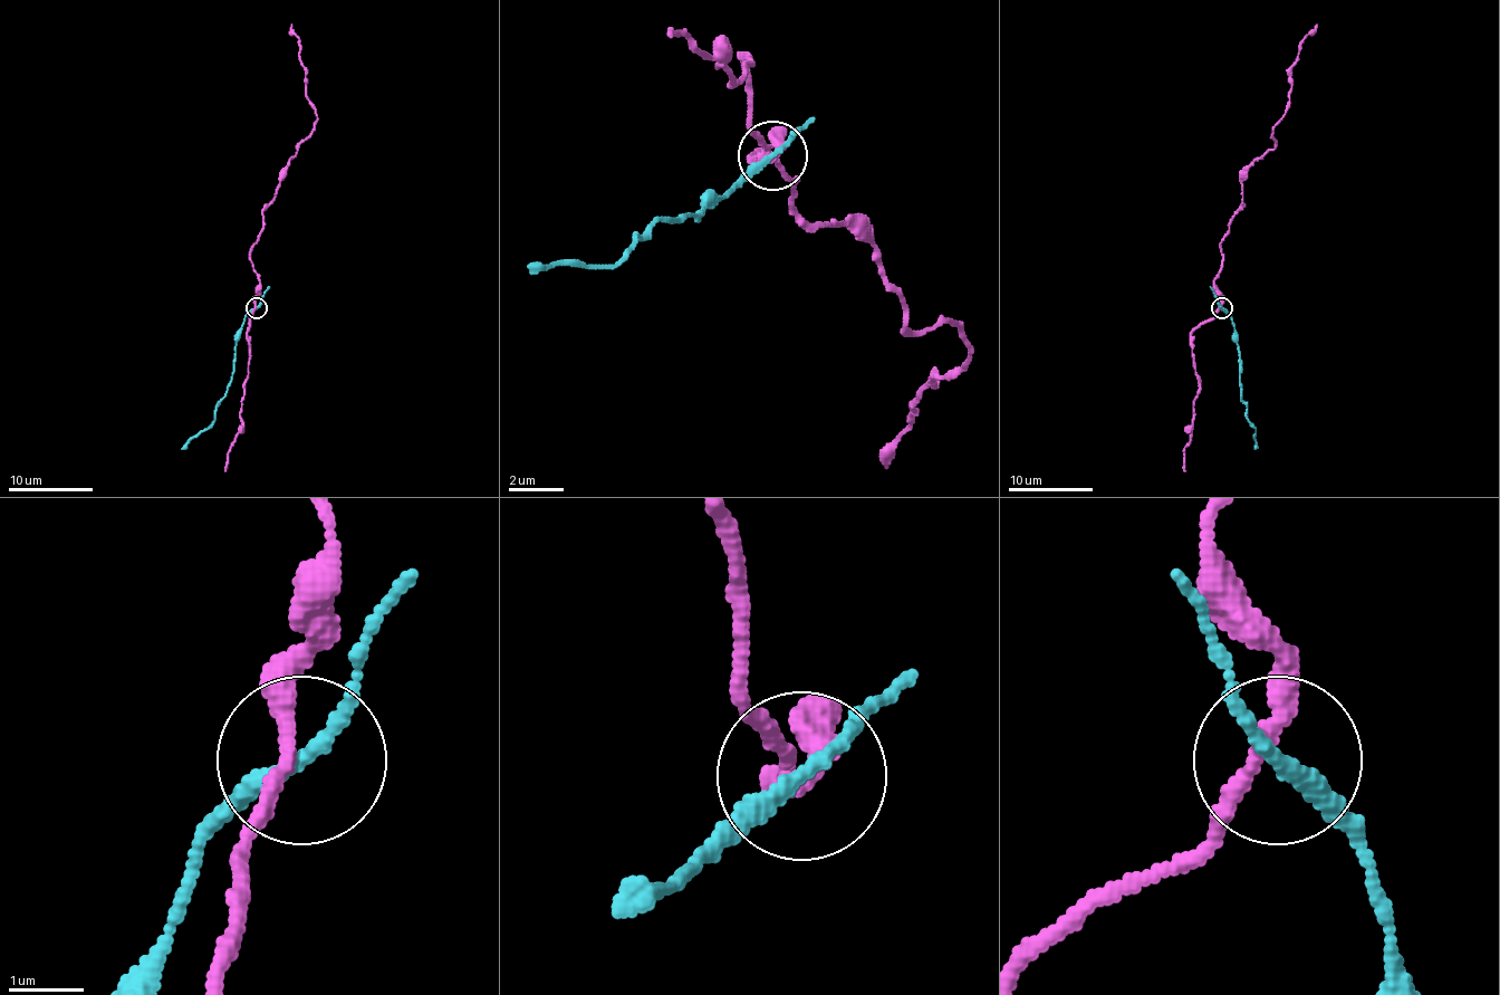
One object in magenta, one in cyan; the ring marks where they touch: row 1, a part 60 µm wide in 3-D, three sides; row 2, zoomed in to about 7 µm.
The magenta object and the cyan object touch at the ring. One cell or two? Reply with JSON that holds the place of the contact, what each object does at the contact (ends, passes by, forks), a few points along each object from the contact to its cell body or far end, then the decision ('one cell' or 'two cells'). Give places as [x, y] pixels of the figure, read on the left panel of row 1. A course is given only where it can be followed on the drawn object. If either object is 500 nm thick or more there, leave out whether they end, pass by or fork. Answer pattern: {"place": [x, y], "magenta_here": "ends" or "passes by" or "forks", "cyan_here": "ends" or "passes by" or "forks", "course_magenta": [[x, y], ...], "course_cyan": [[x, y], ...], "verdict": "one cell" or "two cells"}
{"place": [257, 308], "magenta_here": "passes by", "cyan_here": "passes by", "course_magenta": [[255, 306], [259, 277], [250, 247], [263, 228], [280, 173], [316, 120], [306, 95], [299, 41], [290, 25]], "course_cyan": [[257, 308], [242, 325], [231, 382], [217, 405], [214, 420], [181, 448]], "verdict": "one cell"}

